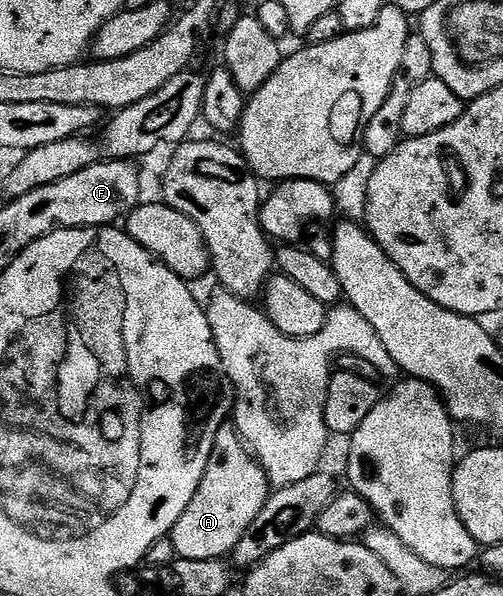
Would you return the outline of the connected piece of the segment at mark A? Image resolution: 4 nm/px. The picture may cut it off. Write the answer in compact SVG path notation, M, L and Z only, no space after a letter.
M232 423L222 424L219 434L215 434L211 458L199 490L195 498L191 498L187 510L183 510L171 533L178 557L183 560L219 560L228 557L251 522L255 522L270 495L269 475L265 473L260 460L253 455Z

